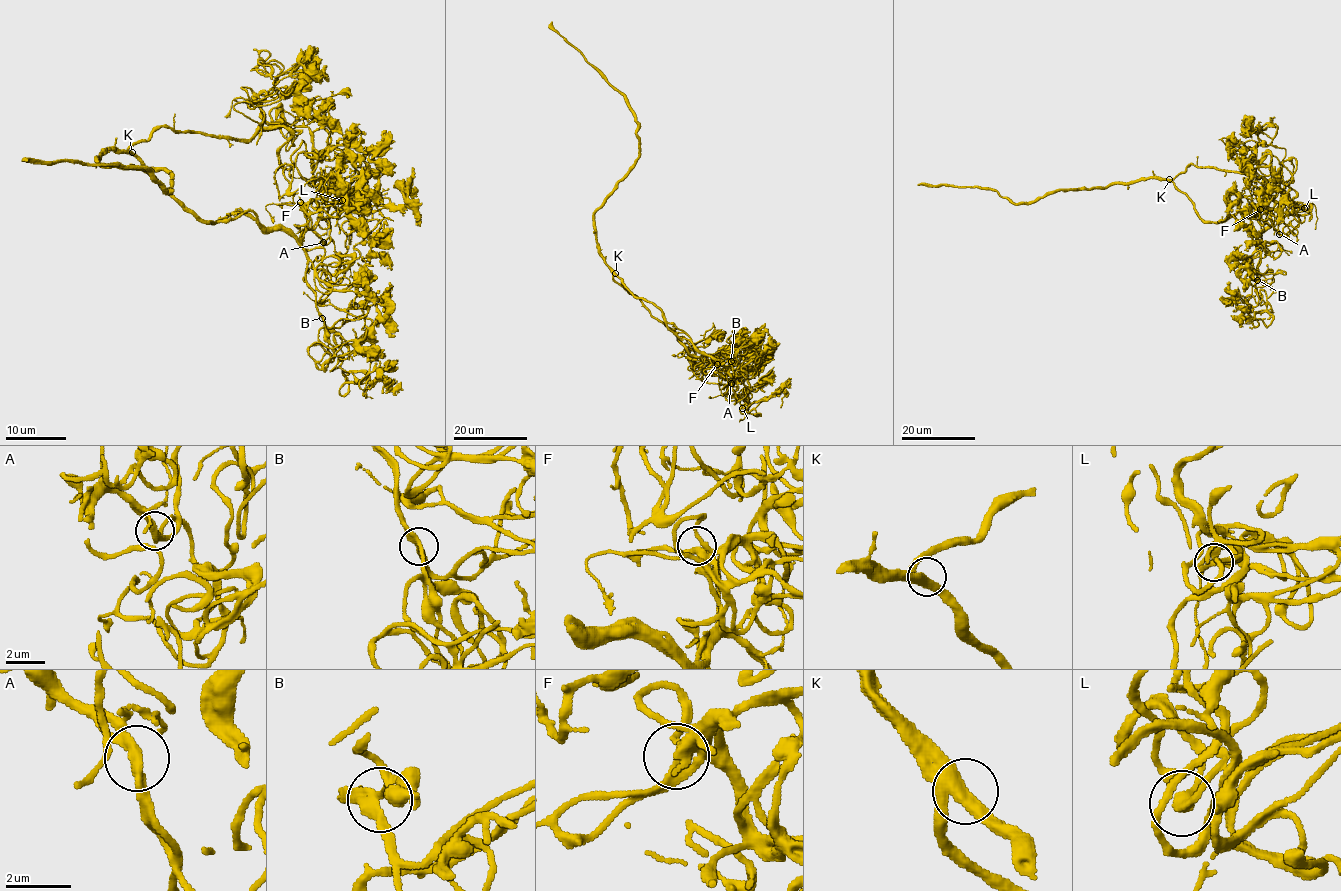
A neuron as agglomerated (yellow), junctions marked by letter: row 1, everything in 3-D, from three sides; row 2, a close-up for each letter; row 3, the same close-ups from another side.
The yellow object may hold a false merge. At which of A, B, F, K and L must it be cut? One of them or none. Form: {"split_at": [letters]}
{"split_at": []}

